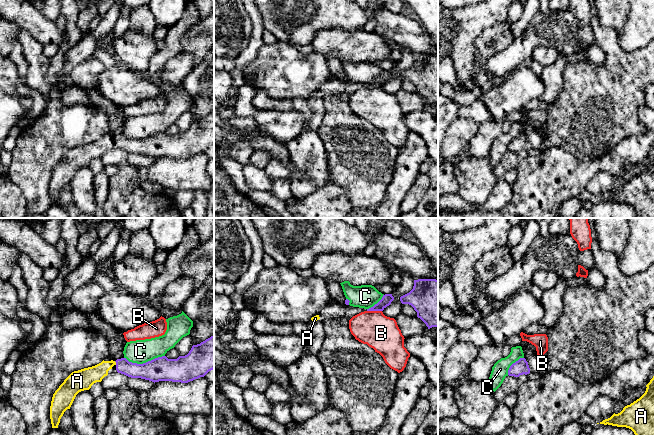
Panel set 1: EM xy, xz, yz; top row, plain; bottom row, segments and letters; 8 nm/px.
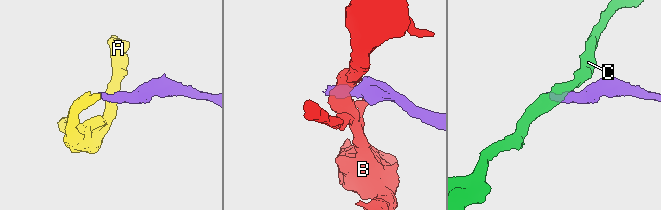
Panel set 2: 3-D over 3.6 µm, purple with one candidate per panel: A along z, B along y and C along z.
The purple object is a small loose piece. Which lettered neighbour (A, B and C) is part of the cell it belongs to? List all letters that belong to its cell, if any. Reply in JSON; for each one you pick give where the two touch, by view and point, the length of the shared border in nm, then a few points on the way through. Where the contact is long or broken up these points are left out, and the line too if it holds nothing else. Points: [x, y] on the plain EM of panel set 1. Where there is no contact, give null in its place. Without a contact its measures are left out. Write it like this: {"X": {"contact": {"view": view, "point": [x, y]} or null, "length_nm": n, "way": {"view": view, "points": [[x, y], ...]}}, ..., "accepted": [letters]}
{"A": {"contact": {"view": "xy", "point": [116, 139]}, "length_nm": 40, "way": {"view": "xy", "points": [[146, 147], [131, 146], [116, 139], [88, 152]]}}, "accepted": ["A"]}

